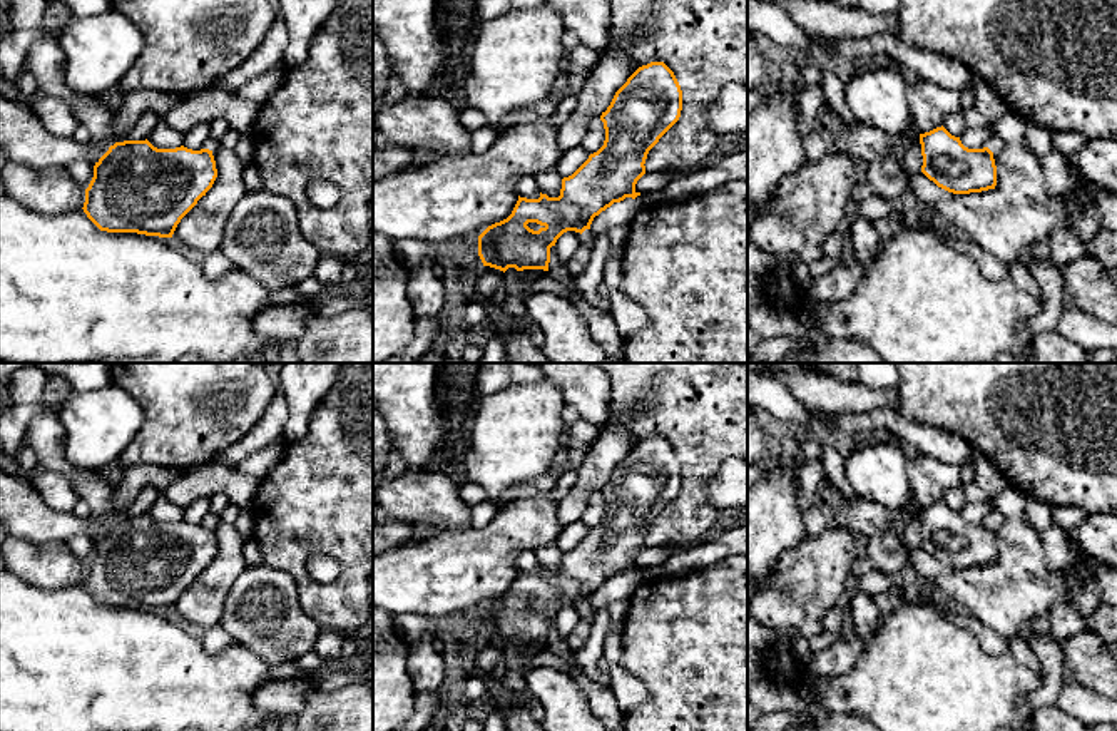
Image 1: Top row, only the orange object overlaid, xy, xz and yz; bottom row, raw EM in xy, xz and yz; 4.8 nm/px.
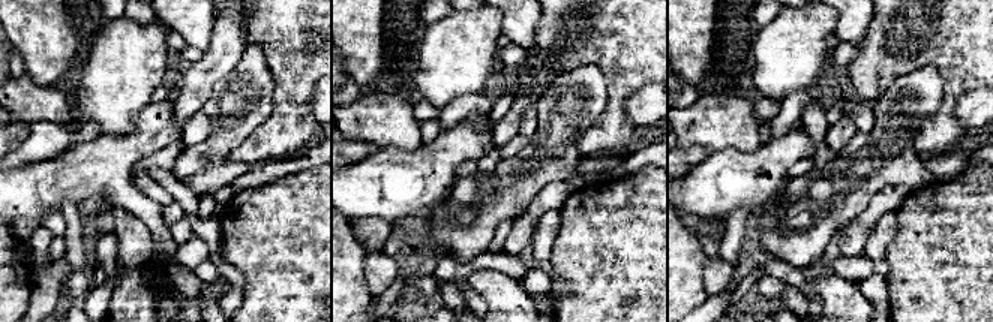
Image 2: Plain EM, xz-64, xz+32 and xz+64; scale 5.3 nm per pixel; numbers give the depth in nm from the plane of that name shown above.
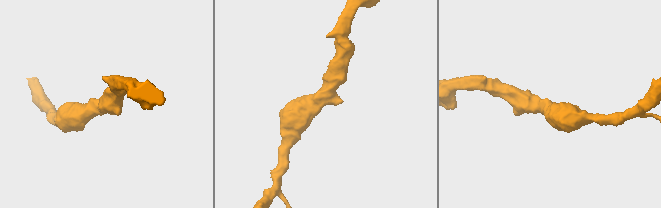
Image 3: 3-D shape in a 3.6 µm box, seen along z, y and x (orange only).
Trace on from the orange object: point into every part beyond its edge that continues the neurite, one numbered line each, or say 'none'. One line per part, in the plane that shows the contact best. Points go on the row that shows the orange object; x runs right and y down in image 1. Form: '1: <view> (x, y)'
none

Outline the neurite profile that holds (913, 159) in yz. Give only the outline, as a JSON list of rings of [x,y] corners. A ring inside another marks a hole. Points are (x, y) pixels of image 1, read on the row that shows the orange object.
[[[918,135],[905,152],[903,167],[908,174],[918,174],[921,172],[921,166],[923,166],[923,156],[921,156],[920,135]]]

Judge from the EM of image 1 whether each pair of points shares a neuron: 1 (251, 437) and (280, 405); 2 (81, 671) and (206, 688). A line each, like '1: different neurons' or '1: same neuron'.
1: same neuron
2: same neuron

